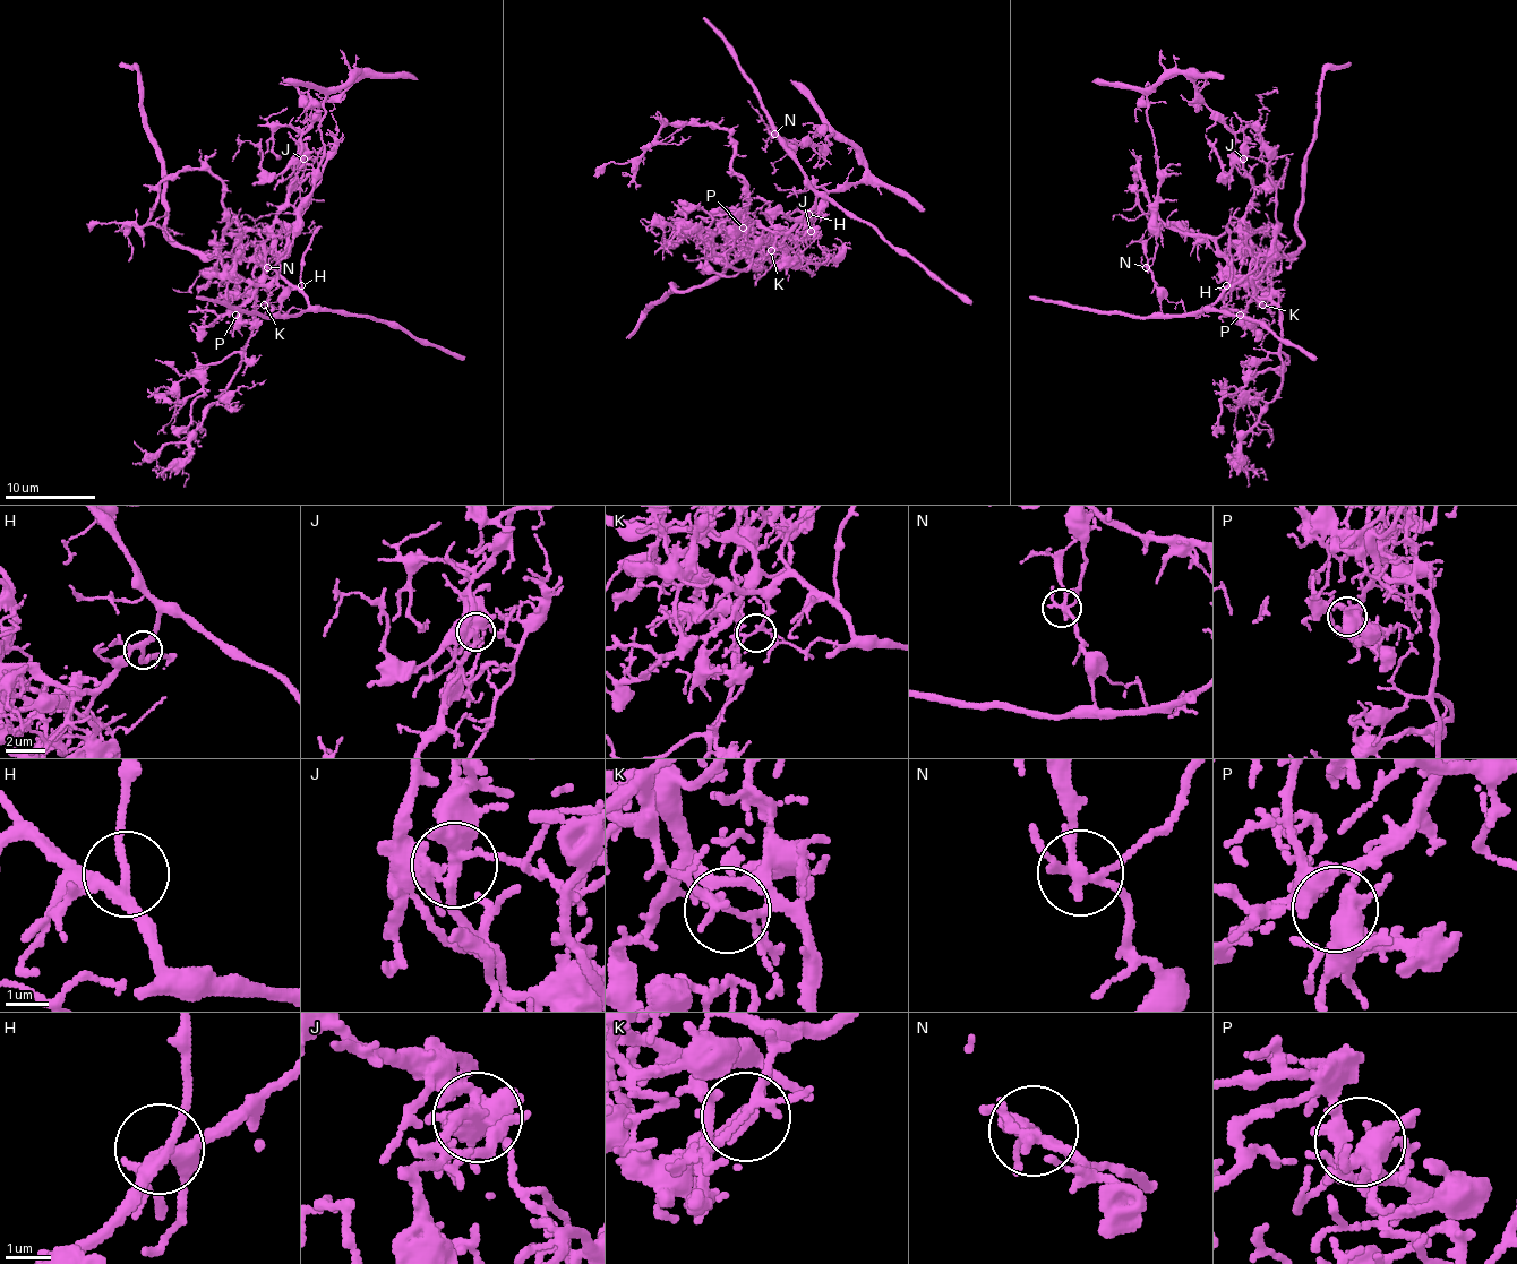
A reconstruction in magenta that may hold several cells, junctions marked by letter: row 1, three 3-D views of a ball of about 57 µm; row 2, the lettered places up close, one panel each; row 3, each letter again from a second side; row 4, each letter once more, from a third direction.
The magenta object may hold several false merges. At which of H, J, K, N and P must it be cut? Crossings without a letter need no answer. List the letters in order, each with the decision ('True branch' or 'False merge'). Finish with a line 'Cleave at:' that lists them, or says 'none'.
H: True branch
J: False merge
K: False merge
N: False merge
P: True branch
Cleave at: J, K, N

